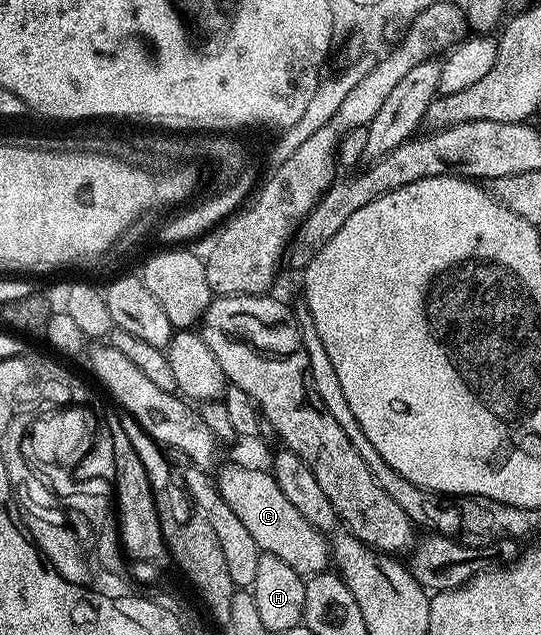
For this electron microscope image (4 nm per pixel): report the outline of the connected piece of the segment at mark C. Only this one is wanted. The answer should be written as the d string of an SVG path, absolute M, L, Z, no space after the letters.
M225 463L215 471L215 482L223 501L227 501L251 537L255 537L262 553L279 557L279 561L291 565L291 569L302 577L324 572L330 566L331 547L326 536L311 526L291 501L287 501L283 489L279 489L275 477L268 470L244 467L241 463Z

